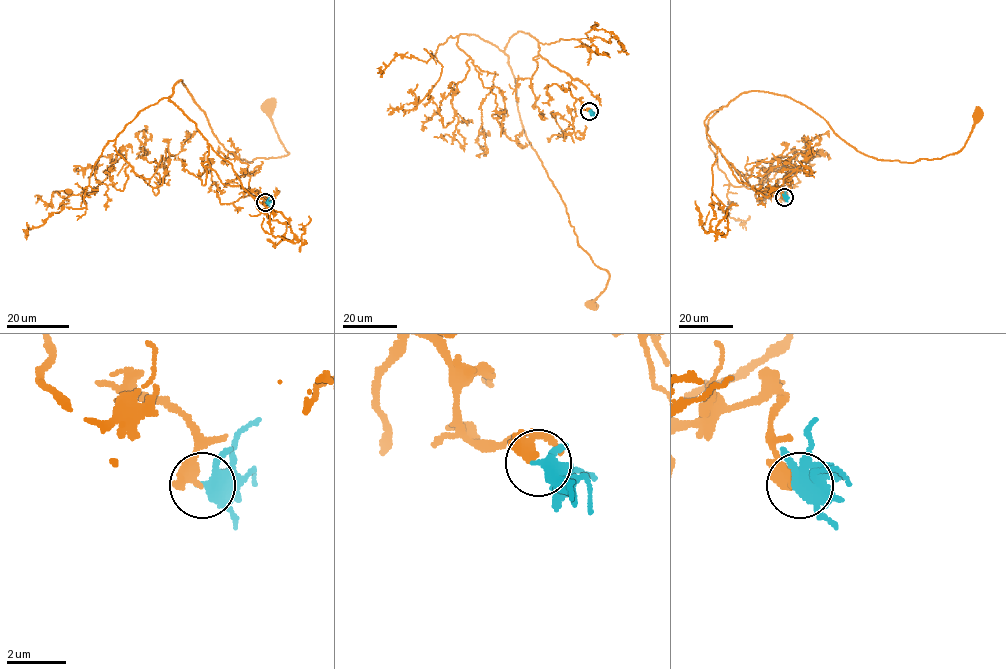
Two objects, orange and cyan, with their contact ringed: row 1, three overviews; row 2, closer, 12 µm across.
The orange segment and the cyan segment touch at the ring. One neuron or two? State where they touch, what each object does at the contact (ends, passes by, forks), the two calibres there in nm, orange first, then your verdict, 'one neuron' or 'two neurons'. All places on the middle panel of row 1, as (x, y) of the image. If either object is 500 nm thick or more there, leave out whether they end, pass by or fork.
at (589, 111); orange passes by; cyan passes by; 320 nm thick on the orange side, 440 nm on the other; two neurons

